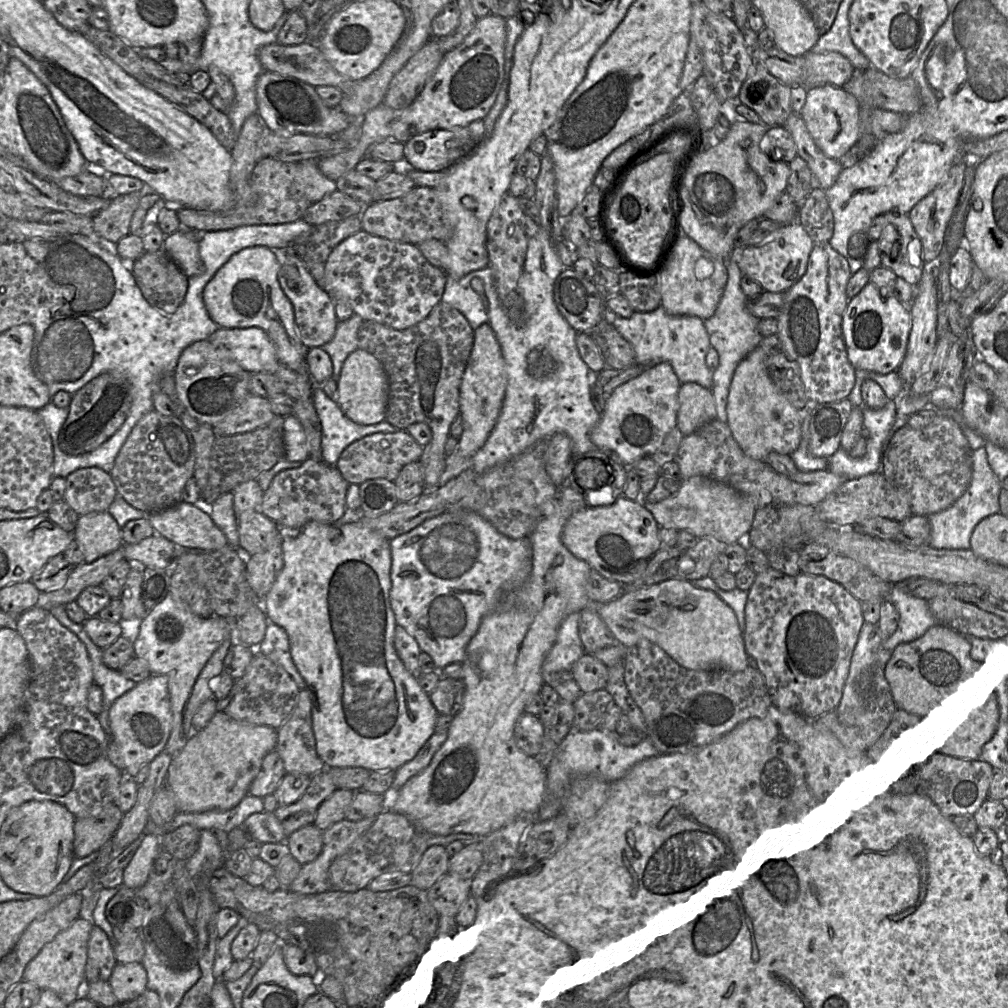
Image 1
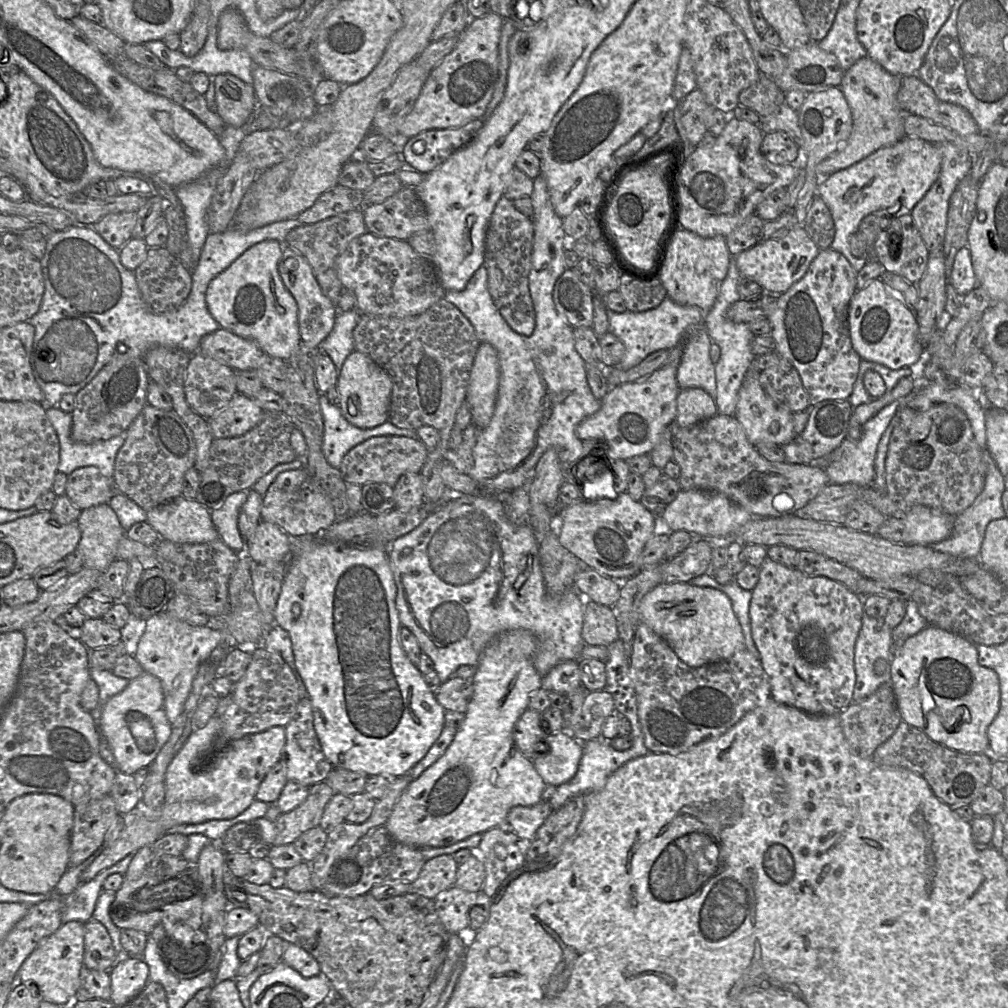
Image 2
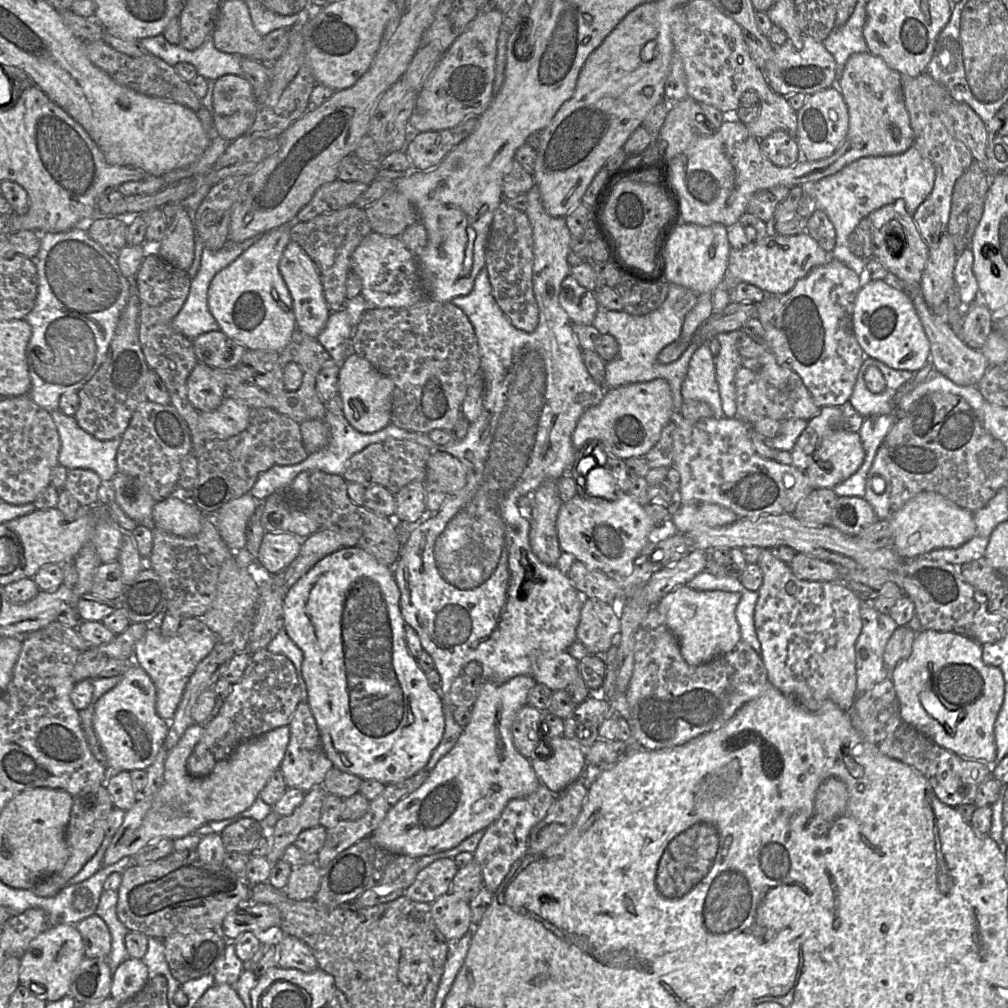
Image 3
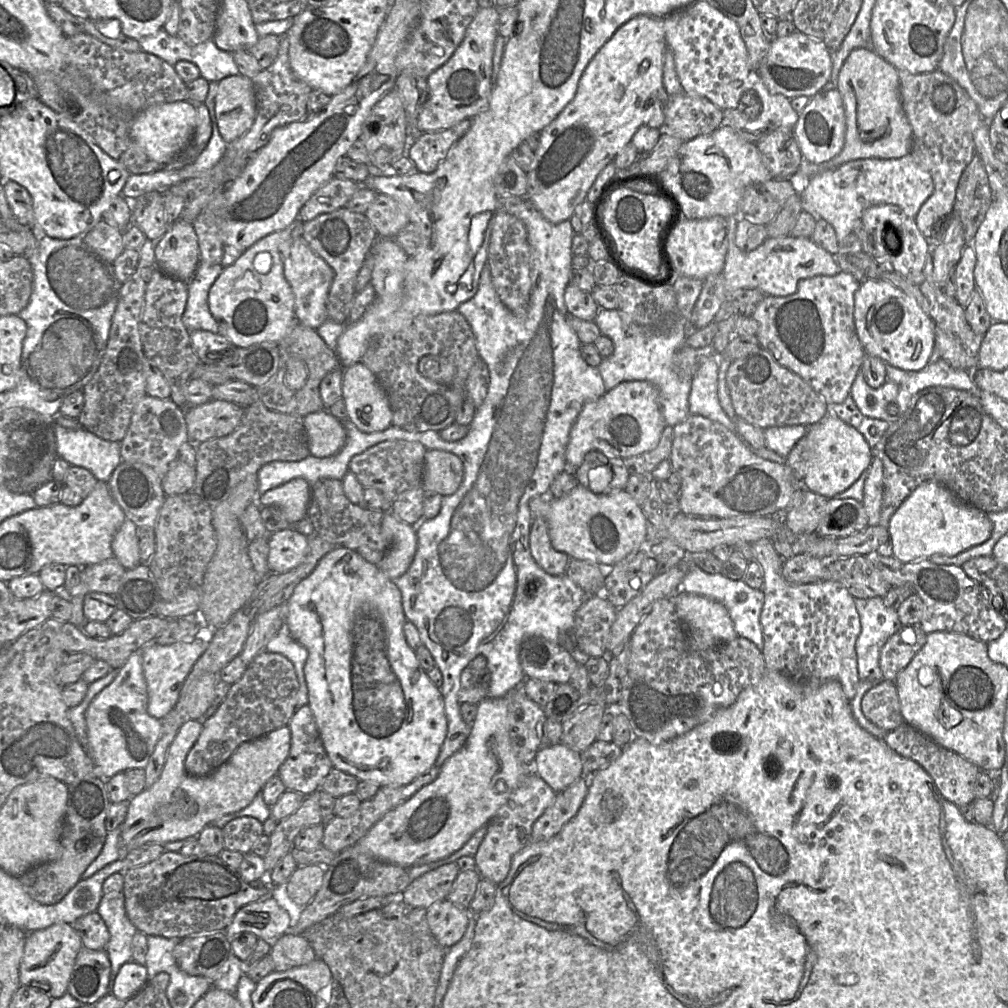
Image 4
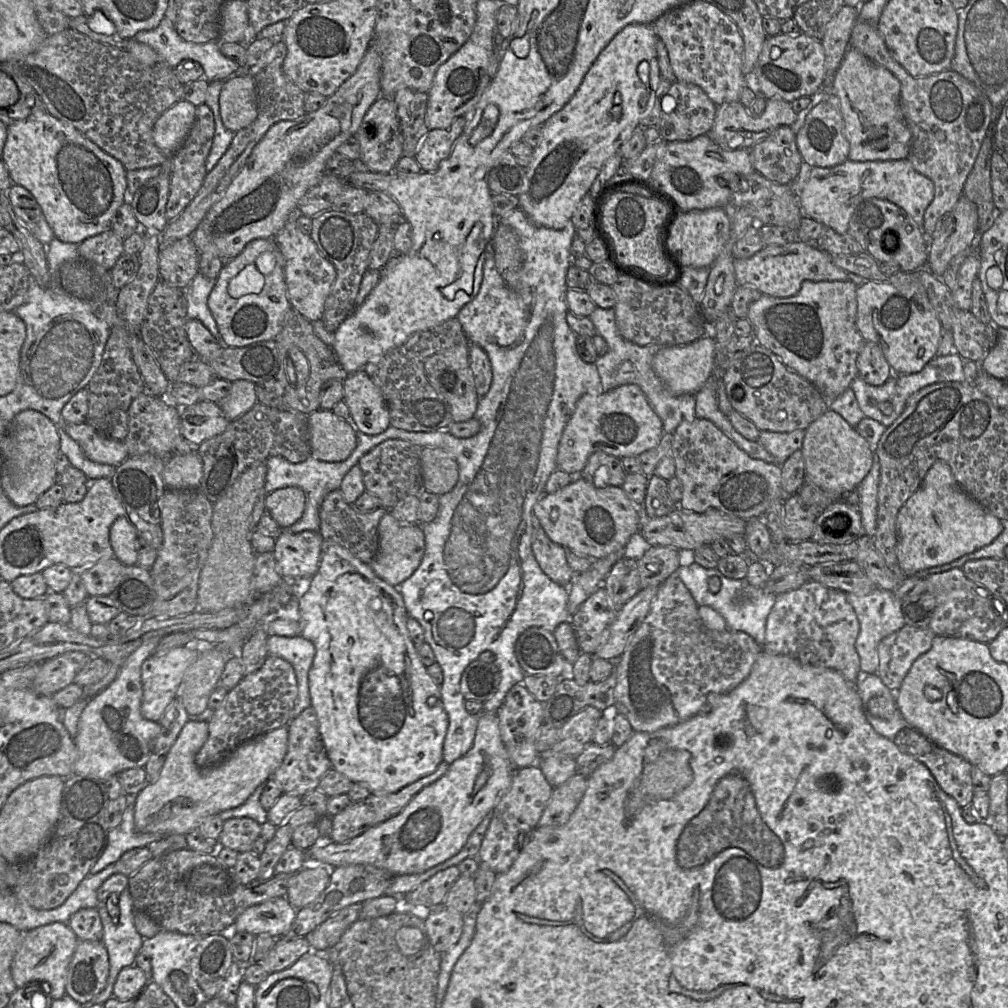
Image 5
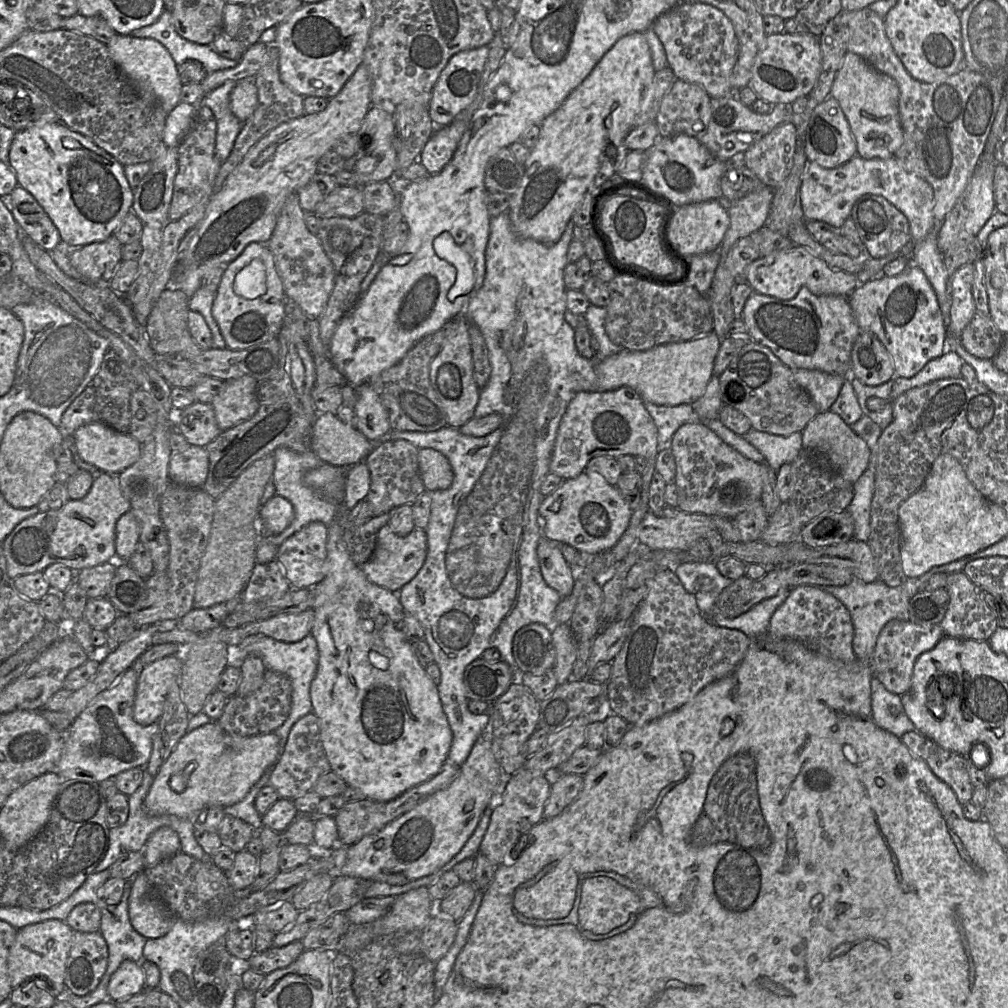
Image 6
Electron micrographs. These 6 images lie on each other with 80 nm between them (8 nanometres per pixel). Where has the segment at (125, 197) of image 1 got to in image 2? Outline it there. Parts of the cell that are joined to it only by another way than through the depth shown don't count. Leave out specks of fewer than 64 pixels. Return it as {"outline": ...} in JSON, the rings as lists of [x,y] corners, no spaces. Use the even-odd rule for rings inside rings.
{"outline":[[[135,213],[110,214],[96,222],[92,228],[111,247],[119,250],[129,239],[135,225]]]}

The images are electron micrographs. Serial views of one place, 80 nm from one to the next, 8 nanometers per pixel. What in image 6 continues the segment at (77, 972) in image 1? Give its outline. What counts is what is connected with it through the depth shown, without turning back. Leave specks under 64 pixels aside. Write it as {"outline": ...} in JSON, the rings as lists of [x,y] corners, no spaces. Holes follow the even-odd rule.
{"outline":[[[57,919],[46,920],[19,929],[7,959],[11,987],[17,988],[31,979],[44,979],[47,981],[46,989],[56,999],[61,998],[66,990],[65,968],[73,935],[74,931],[66,922]]]}

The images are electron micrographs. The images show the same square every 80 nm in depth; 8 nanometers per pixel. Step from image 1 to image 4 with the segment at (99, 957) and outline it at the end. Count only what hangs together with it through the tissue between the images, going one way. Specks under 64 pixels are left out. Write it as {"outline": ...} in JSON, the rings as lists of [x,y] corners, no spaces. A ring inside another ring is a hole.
{"outline":[[[97,911],[79,917],[70,925],[80,936],[83,947],[106,951],[109,931]]]}

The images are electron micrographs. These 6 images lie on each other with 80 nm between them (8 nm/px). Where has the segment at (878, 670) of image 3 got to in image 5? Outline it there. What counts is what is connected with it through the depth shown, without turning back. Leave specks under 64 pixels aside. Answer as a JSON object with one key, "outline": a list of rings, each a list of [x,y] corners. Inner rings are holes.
{"outline":[[[876,588],[868,595],[863,596],[846,593],[846,599],[853,607],[860,626],[859,634],[855,641],[855,649],[859,656],[860,672],[861,674],[876,674],[879,664],[879,643],[905,625],[901,610],[902,600],[896,598],[893,591],[881,588]]]}

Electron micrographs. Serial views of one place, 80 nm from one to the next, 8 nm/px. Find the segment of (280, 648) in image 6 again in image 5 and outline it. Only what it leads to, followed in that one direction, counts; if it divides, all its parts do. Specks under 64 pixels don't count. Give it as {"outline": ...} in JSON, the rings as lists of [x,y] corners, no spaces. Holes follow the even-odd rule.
{"outline":[[[271,635],[268,636],[266,645],[269,655],[286,660],[294,669],[298,685],[295,705],[290,713],[290,719],[294,719],[311,706],[308,672],[315,655],[315,647],[311,641],[300,635],[294,637]]]}

